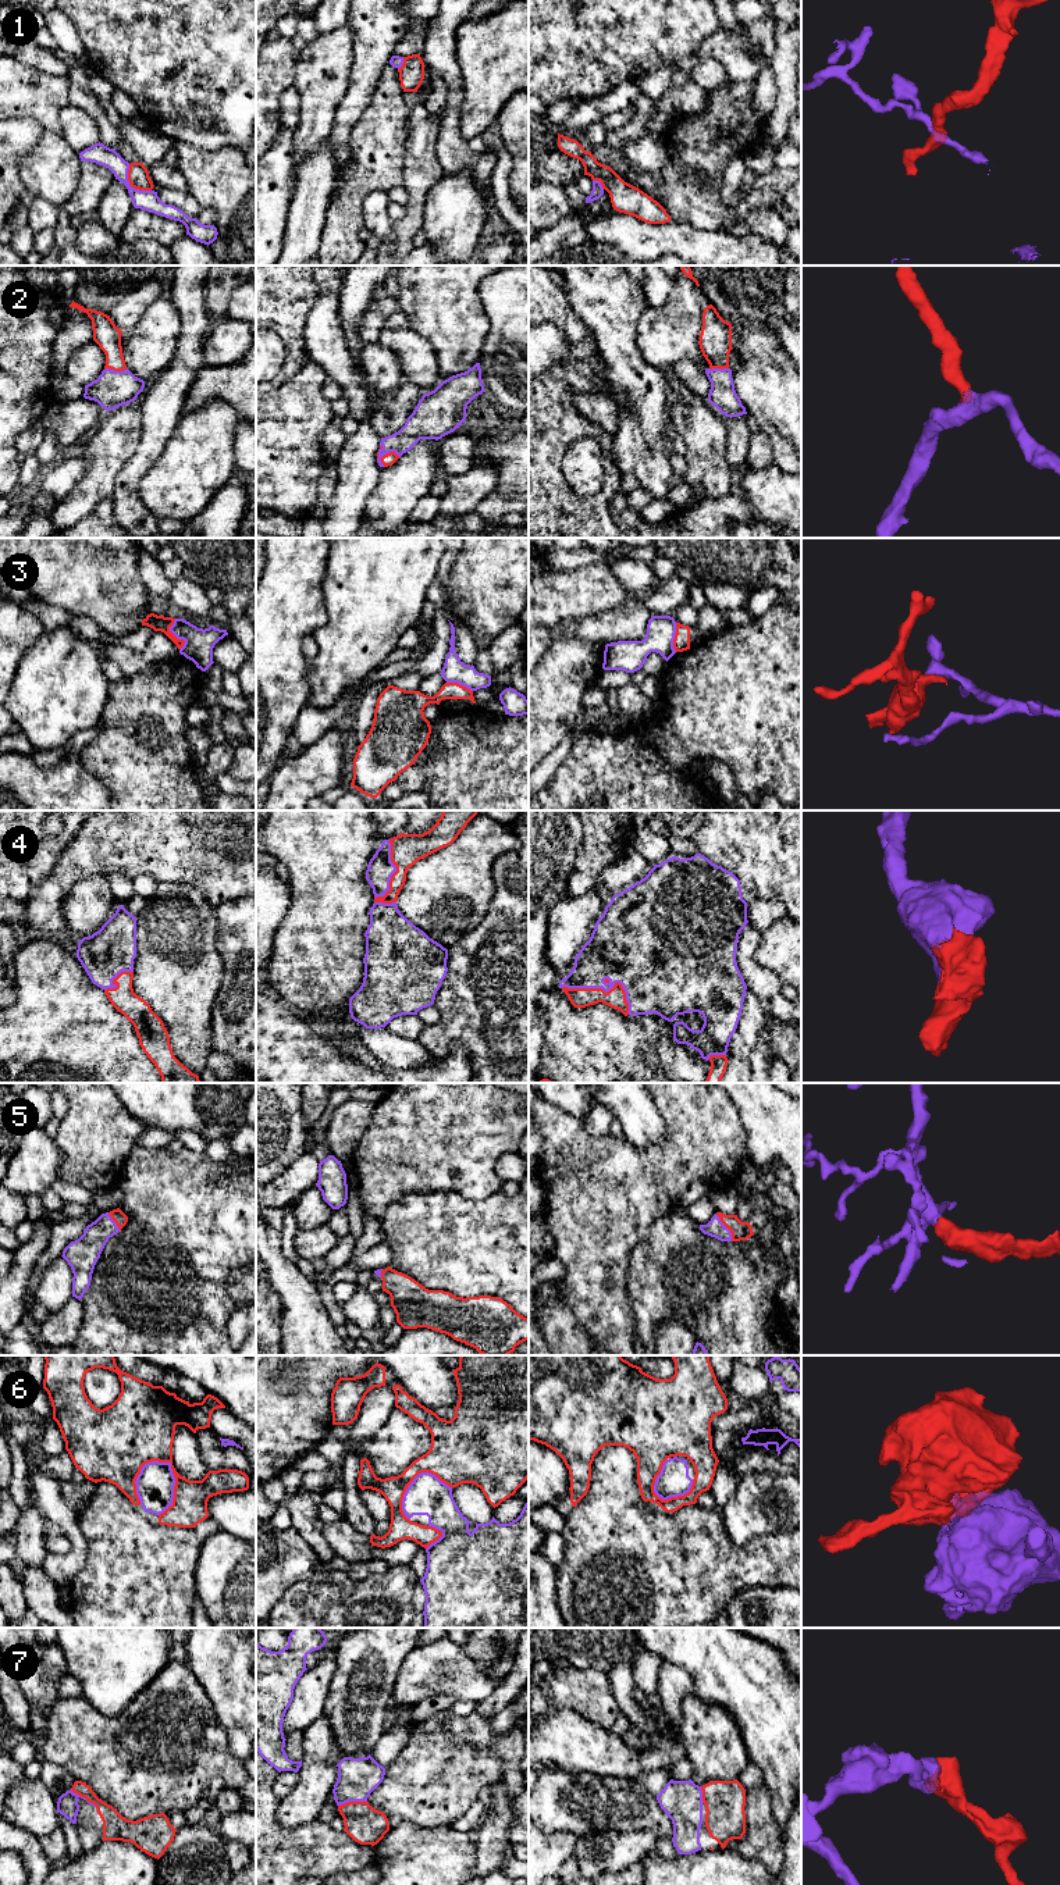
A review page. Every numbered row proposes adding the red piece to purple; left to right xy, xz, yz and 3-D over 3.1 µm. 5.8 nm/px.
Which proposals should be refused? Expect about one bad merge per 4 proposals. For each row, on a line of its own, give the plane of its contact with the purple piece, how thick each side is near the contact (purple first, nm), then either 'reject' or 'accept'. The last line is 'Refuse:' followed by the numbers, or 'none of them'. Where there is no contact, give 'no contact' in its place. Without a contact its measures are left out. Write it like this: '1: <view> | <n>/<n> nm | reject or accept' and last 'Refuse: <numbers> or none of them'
1: xy | 120/130 nm | reject
2: xz | 170/70 nm | accept
3: xy | 170/100 nm | reject
4: yz | 360/120 nm | accept
5: yz | 100/110 nm | accept
6: xy | 220/200 nm | reject
7: xz | 220/220 nm | accept
Refuse: 1, 3, 6

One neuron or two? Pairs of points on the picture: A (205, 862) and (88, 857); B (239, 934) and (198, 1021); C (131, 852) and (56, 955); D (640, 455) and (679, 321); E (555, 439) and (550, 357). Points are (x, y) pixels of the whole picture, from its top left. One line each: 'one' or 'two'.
A: one
B: two
C: two
D: two
E: two

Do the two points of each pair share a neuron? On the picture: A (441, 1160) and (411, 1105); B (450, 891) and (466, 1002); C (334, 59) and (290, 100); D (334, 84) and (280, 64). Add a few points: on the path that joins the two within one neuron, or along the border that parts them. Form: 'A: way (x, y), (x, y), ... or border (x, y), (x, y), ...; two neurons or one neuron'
A: way (441, 1146), (441, 1136), (424, 1119); one neuron
B: border (482, 920), (448, 950); two neurons
C: border (294, 85), (299, 95), (298, 125); two neurons
D: border (301, 50), (295, 63), (295, 81), (292, 85); two neurons

